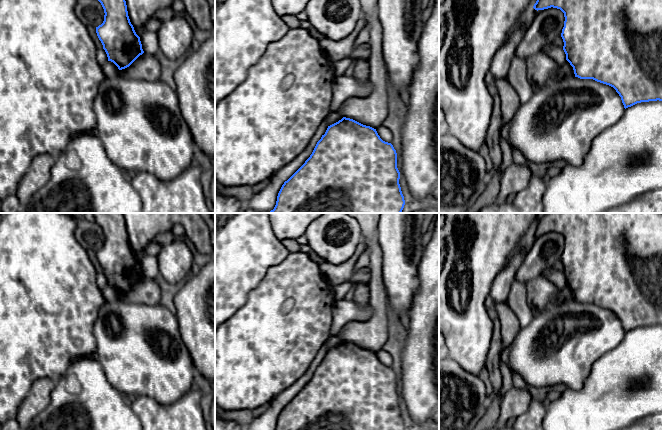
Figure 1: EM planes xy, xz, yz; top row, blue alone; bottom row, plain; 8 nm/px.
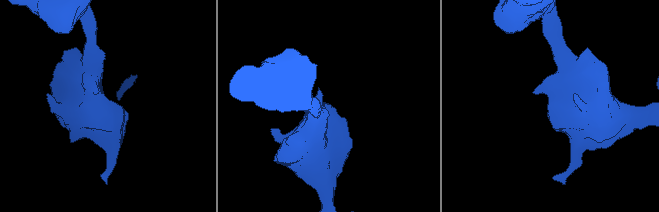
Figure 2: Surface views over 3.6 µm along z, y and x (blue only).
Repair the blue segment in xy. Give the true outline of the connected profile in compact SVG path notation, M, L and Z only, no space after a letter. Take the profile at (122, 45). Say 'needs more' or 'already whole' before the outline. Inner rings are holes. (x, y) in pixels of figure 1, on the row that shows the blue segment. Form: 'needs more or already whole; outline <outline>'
already whole; outline M98 0L104 9L104 21L96 27L96 33L103 45L108 61L113 62L119 70L129 67L144 53L140 37L130 22L125 0Z

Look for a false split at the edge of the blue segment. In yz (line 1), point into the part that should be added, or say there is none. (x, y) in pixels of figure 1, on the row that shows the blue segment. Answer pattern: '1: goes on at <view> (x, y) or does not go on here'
1: does not go on here

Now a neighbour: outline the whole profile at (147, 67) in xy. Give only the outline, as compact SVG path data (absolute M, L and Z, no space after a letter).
M143 53L129 67L119 70L118 76L124 79L160 80L161 65L155 55Z

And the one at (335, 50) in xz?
M361 15L357 22L354 31L346 38L334 41L328 38L319 38L315 34L315 29L312 28L309 33L318 40L321 49L325 52L327 57L334 63L347 57L351 57L354 42L359 32L366 26L366 17Z

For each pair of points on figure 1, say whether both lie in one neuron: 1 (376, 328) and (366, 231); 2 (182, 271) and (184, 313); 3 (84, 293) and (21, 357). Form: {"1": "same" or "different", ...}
{"1": "same", "2": "different", "3": "same"}

